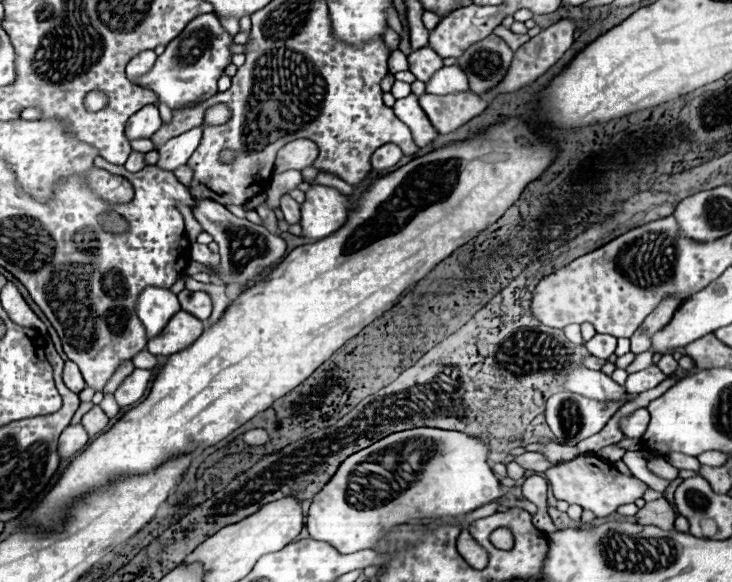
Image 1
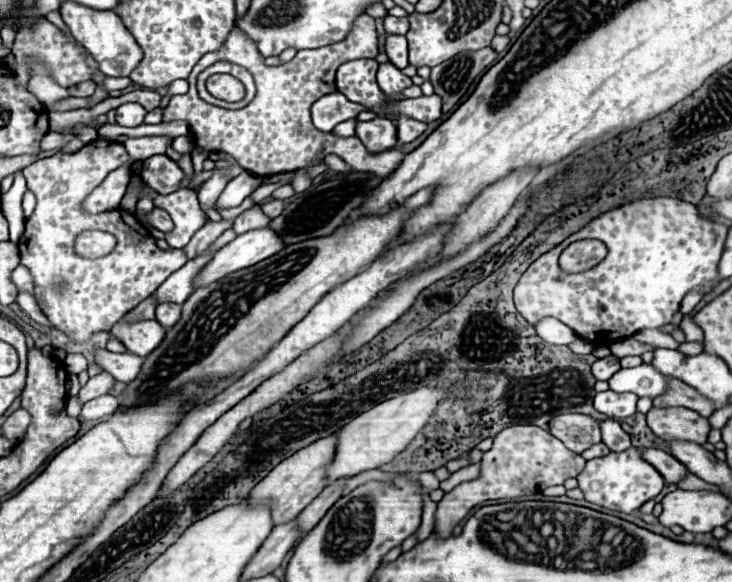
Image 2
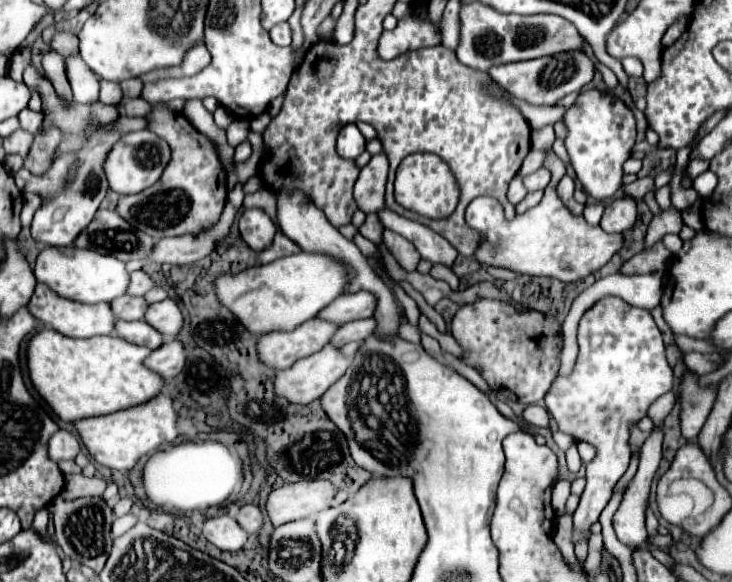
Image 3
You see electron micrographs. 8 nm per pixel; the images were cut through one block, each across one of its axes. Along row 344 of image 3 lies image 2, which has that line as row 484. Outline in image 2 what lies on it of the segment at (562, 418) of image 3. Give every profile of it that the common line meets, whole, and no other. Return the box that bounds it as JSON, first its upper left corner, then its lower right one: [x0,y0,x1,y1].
[578,448,664,512]

